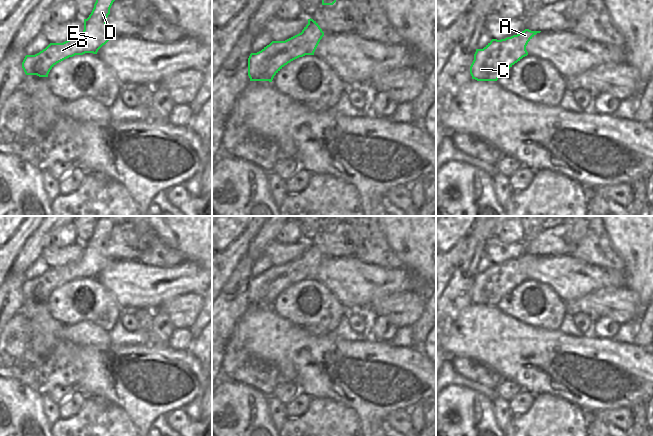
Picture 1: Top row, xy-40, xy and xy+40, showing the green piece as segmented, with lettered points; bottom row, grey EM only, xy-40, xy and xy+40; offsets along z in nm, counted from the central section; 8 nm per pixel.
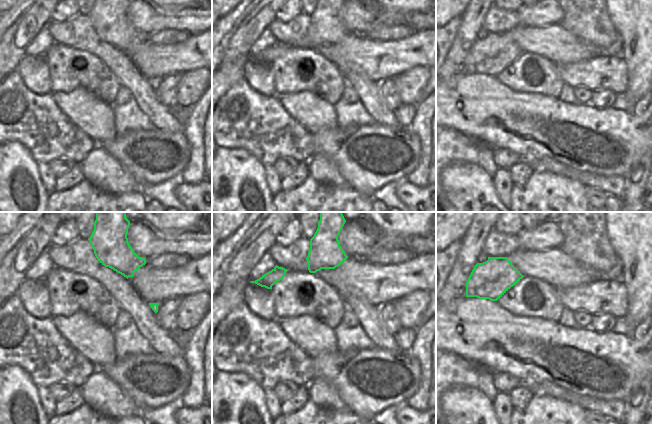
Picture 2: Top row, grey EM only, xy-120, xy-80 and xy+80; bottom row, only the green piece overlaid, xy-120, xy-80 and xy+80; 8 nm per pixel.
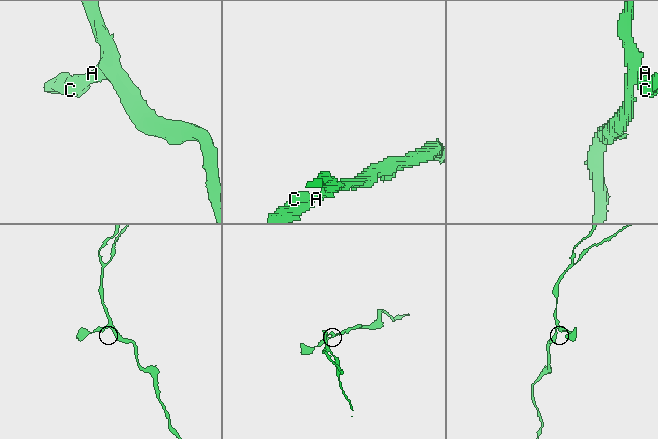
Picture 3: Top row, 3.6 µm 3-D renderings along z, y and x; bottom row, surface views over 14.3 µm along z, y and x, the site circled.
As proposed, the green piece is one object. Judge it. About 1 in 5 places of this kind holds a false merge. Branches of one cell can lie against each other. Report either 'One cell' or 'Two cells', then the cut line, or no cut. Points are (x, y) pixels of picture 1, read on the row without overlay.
One cell. No split

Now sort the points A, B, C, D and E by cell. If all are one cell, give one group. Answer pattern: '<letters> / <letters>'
A B C D E

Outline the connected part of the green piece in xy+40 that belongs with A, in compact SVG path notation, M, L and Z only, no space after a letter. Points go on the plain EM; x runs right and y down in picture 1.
M525 253L505 263L492 263L483 273L476 273L470 290L472 303L497 305L505 295L528 279L528 266L540 256Z

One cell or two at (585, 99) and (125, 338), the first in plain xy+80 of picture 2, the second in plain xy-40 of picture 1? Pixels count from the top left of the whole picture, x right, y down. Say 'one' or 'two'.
two

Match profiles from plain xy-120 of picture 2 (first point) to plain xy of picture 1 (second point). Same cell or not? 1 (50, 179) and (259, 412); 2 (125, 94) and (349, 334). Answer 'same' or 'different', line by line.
1: different
2: different

